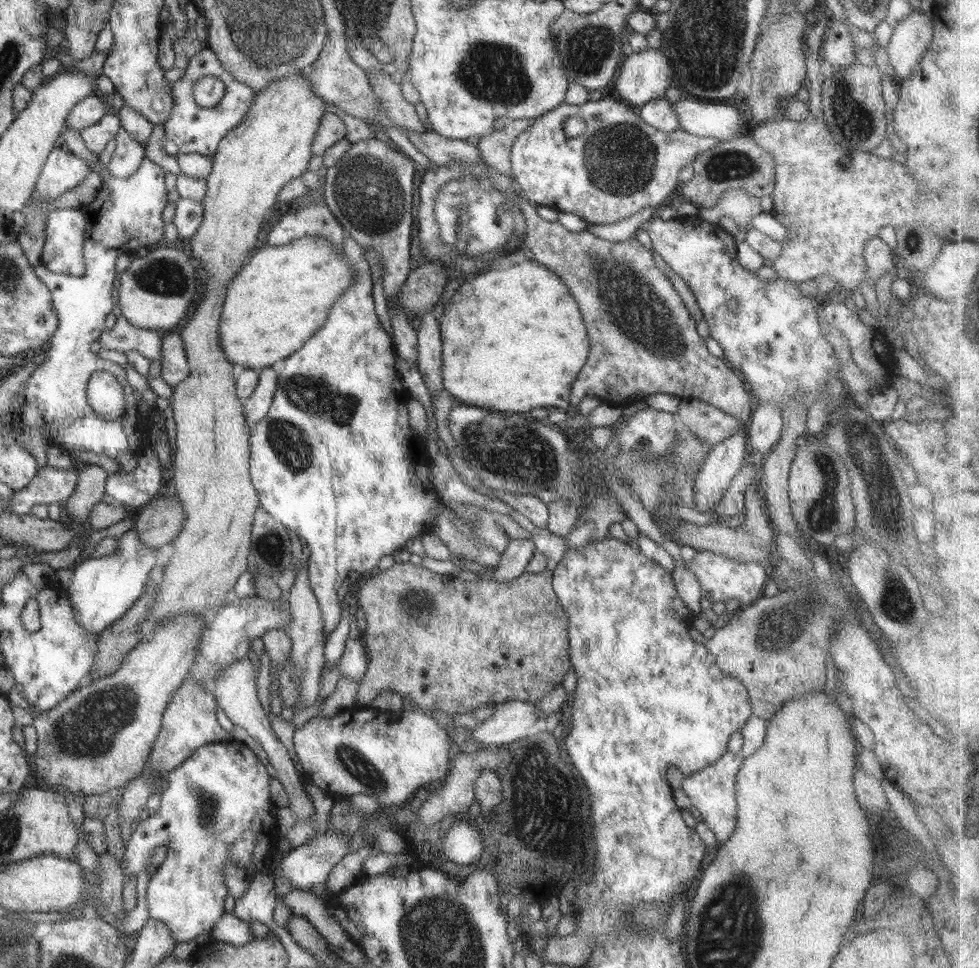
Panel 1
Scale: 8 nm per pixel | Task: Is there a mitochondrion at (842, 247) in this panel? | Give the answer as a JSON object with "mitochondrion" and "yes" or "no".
{"mitochondrion":"no"}

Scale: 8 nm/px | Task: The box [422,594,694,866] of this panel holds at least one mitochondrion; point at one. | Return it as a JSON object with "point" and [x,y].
{"point":[526,787]}

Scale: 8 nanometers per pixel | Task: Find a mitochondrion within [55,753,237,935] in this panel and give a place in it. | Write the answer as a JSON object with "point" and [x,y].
{"point":[207,803]}

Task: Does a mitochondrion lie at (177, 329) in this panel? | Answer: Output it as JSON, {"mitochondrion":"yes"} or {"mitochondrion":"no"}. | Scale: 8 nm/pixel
{"mitochondrion":"no"}

